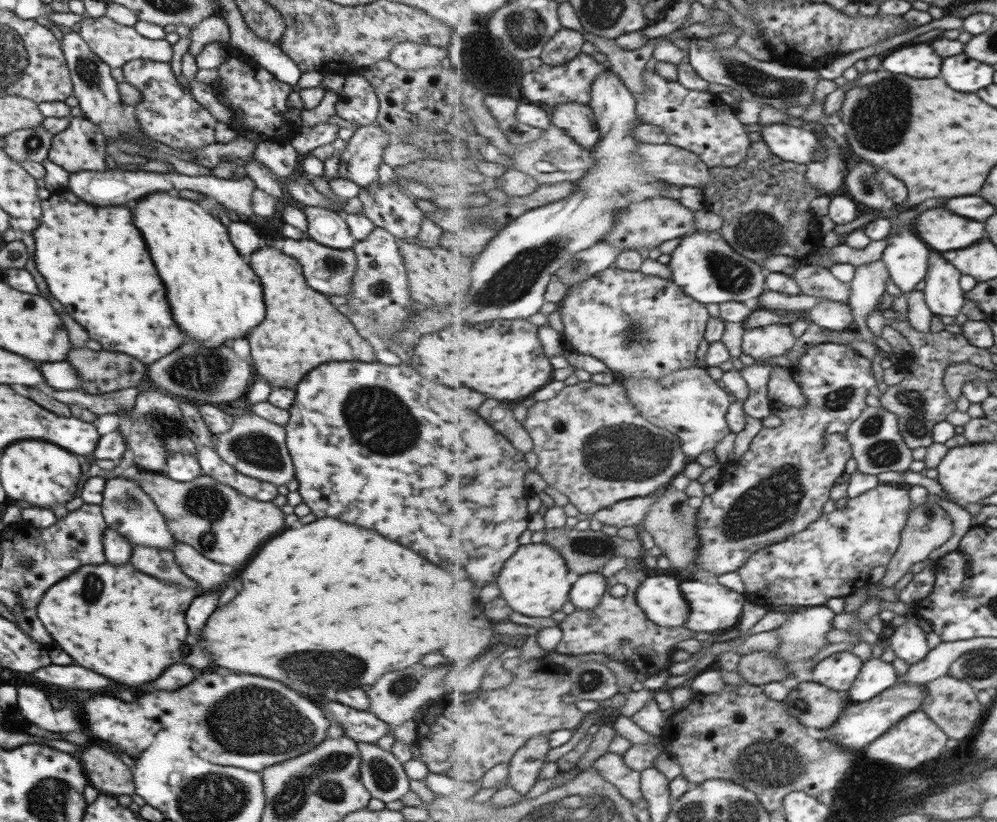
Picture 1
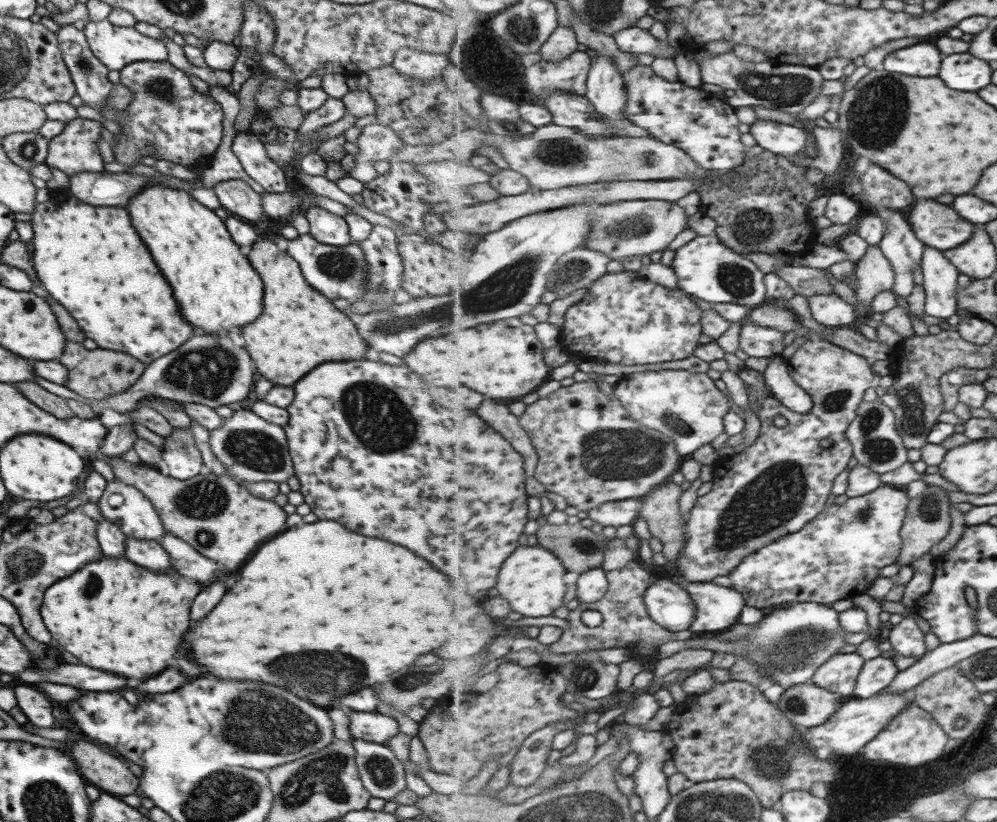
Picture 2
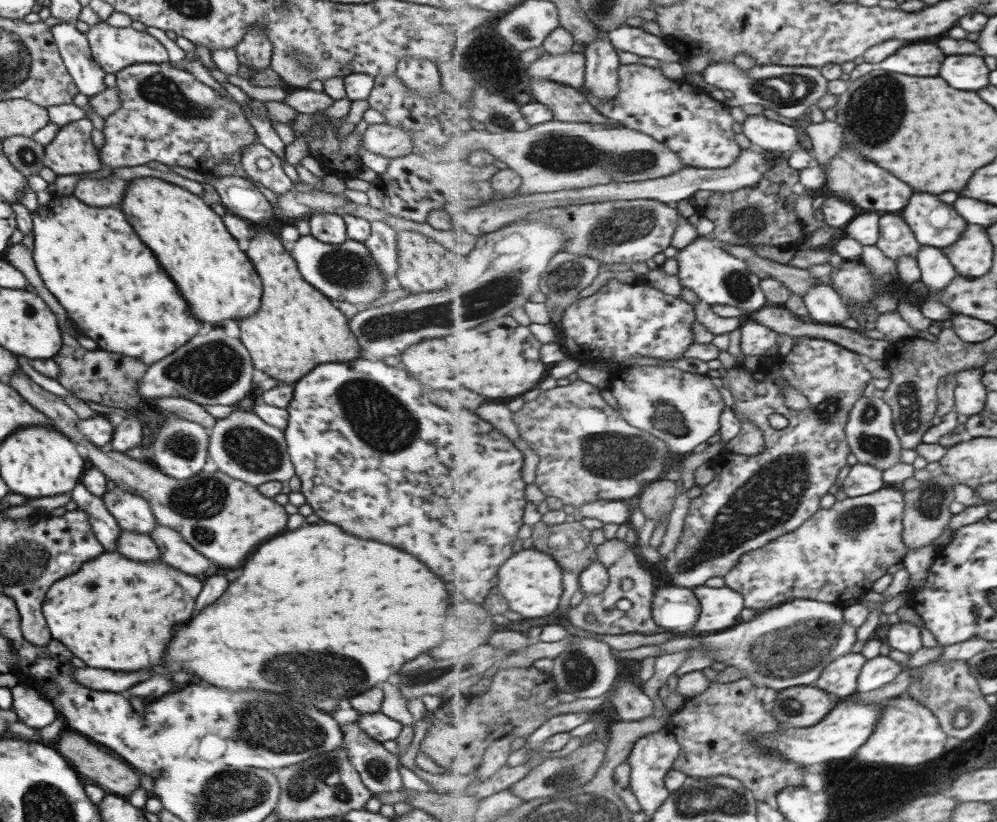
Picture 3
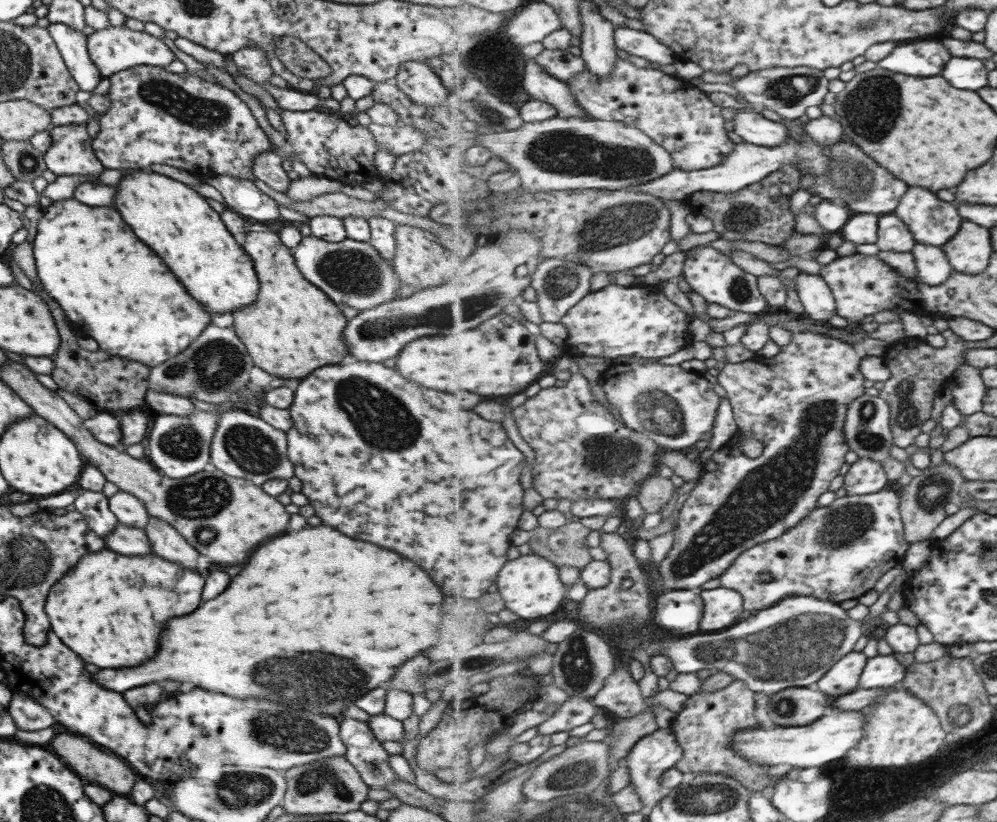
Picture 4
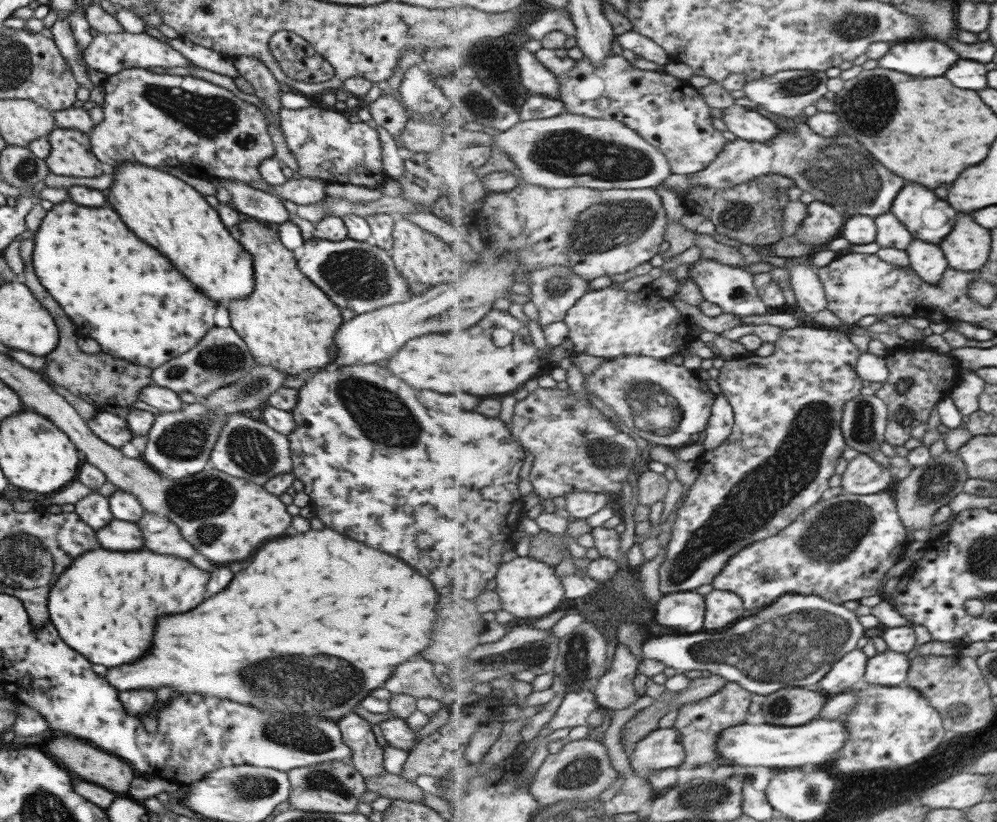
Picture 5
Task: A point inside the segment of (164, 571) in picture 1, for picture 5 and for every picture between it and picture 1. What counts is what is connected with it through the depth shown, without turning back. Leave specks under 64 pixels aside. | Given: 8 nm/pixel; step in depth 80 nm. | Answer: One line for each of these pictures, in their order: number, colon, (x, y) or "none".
2: (148, 553)
3: (134, 546)
4: (127, 540)
5: (115, 535)

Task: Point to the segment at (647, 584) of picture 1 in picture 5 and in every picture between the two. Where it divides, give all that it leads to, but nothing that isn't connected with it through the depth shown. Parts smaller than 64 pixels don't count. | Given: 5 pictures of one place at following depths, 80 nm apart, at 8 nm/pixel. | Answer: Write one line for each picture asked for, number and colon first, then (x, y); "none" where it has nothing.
2: (670, 604)
3: (676, 608)
4: (683, 610)
5: (686, 611)

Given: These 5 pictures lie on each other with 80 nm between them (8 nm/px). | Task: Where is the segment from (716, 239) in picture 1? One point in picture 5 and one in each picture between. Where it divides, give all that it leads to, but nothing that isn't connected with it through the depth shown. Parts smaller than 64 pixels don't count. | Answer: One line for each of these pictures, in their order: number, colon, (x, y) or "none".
2: (706, 268)
3: (716, 277)
4: (712, 274)
5: (733, 289)

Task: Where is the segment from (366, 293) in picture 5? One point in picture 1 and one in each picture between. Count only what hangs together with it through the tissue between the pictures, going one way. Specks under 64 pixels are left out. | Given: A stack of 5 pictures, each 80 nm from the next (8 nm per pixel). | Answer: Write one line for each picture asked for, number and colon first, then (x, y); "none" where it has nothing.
1: (329, 271)
2: (337, 272)
3: (346, 271)
4: (351, 273)

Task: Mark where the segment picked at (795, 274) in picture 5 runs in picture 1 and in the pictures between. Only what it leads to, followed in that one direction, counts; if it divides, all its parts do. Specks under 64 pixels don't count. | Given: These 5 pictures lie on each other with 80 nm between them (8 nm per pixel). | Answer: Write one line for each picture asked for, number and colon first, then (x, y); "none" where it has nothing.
1: (833, 315)
2: (828, 309)
3: (824, 304)
4: (816, 296)

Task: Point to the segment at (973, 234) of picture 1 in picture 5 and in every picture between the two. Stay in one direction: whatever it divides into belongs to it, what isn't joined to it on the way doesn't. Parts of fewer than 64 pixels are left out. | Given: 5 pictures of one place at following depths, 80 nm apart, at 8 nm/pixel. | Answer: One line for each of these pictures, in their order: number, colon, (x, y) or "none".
2: (937, 225)
3: (934, 223)
4: (932, 221)
5: (928, 218)

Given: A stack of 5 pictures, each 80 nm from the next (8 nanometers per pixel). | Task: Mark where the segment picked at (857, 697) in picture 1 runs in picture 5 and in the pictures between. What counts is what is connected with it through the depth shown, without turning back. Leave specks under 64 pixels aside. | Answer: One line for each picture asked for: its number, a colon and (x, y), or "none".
2: (878, 673)
3: (877, 672)
4: (884, 671)
5: (890, 668)

